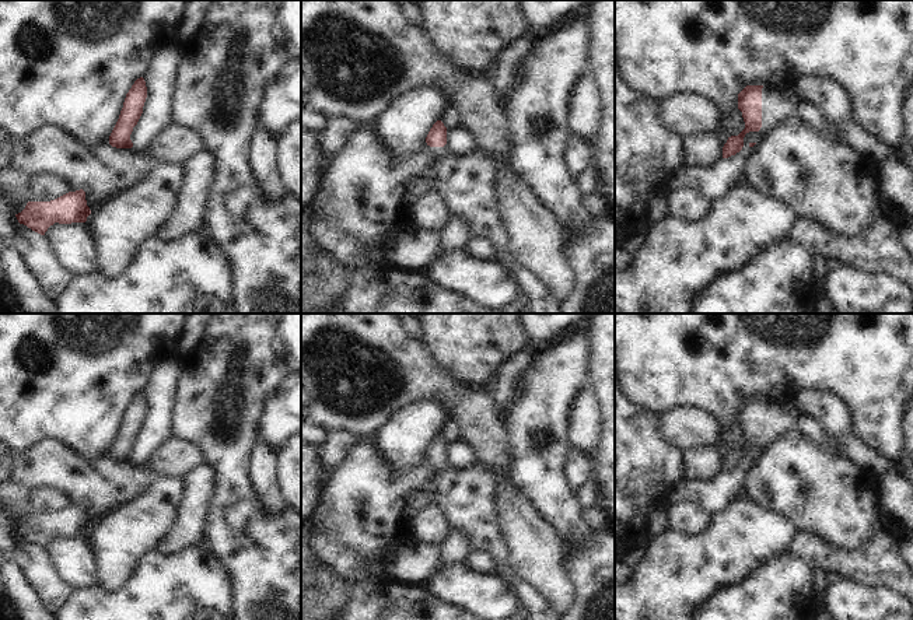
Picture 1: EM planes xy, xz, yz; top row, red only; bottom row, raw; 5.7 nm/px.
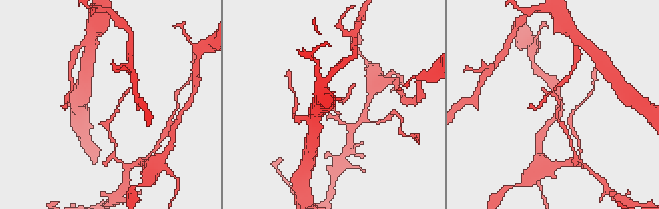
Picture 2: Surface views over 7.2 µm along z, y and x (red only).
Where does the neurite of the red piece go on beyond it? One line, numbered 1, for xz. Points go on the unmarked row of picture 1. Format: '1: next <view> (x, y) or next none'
1: next xz (433, 466)

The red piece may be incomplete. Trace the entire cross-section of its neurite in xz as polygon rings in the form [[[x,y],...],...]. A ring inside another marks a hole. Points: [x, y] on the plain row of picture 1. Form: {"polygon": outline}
{"polygon": [[[437,434],[433,438],[426,451],[426,456],[427,470],[433,474],[438,474],[440,472],[449,467],[447,458],[447,441],[441,434]]]}

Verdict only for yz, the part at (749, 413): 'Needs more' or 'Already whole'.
Needs more.

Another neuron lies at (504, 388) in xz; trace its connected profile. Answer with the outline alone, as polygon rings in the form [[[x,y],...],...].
[[[525,346],[510,354],[497,368],[490,392],[500,410],[510,410],[517,400],[520,376],[528,369],[538,353],[539,347]]]

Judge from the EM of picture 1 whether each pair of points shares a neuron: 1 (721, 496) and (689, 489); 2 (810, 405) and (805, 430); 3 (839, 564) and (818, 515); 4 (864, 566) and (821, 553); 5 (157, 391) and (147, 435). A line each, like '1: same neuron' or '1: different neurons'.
1: same neuron
2: different neurons
3: different neurons
4: same neuron
5: same neuron

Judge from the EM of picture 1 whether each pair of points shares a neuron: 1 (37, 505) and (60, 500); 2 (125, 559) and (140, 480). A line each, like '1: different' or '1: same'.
1: same
2: different

